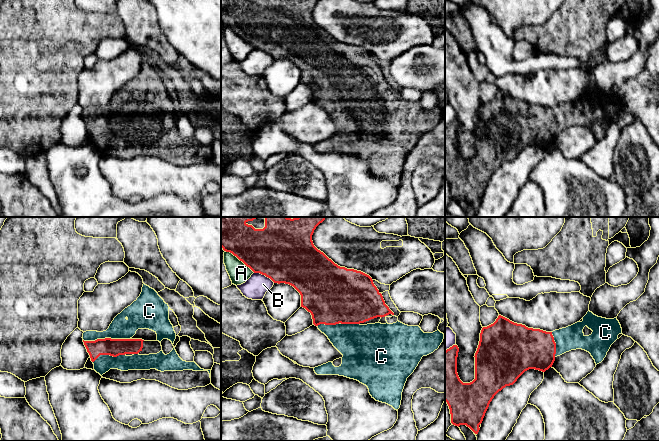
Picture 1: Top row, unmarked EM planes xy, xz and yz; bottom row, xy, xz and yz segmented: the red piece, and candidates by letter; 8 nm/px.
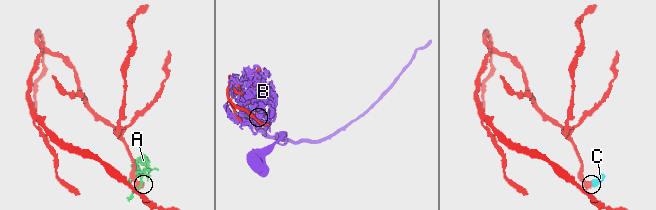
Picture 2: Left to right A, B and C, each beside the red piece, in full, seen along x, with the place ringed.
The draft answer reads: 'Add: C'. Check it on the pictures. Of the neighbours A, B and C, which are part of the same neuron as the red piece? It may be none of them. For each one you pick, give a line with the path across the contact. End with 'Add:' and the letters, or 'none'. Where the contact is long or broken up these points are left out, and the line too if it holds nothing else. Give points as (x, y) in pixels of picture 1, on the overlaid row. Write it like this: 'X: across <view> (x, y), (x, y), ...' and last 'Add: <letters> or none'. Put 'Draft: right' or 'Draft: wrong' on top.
Draft: right
Add: C

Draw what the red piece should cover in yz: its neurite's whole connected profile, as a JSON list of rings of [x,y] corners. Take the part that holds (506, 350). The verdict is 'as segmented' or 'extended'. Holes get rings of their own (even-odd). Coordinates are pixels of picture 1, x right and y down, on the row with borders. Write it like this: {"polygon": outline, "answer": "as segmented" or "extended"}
{"polygon": [[[590,311],[583,317],[582,322],[553,332],[528,328],[499,315],[493,324],[481,330],[474,356],[475,379],[472,382],[463,383],[458,376],[458,346],[453,345],[445,351],[445,401],[450,409],[451,423],[458,427],[466,425],[478,434],[479,425],[494,396],[506,386],[513,385],[525,371],[535,369],[545,372],[552,367],[557,356],[576,349],[589,352],[597,365],[604,360],[619,334],[622,334],[622,328],[617,318],[598,317]],[[585,326],[593,331],[591,335],[584,335]]], "answer": "extended"}

